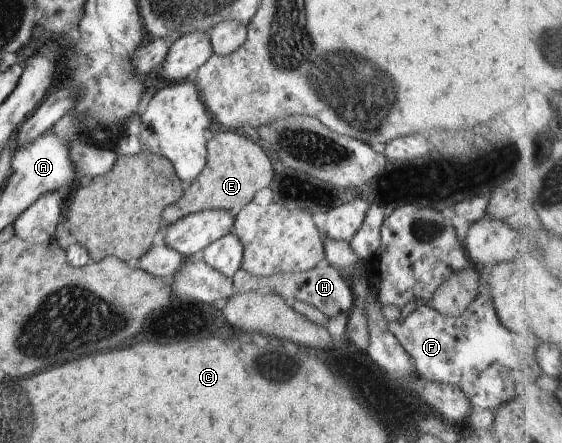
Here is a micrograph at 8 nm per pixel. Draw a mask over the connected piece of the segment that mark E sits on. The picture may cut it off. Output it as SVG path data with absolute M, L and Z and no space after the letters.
M217 131L206 144L206 161L195 178L193 196L187 194L189 210L223 209L237 214L245 204L251 202L255 192L269 186L273 172L271 162L263 153L264 149L251 138L235 131Z

